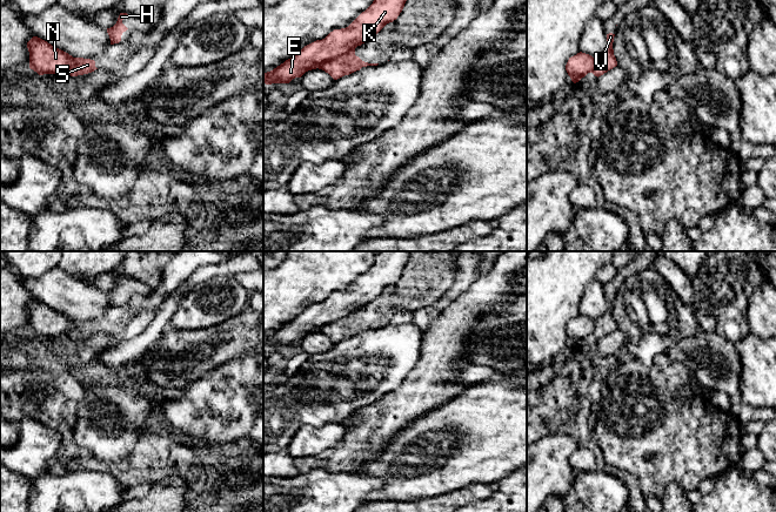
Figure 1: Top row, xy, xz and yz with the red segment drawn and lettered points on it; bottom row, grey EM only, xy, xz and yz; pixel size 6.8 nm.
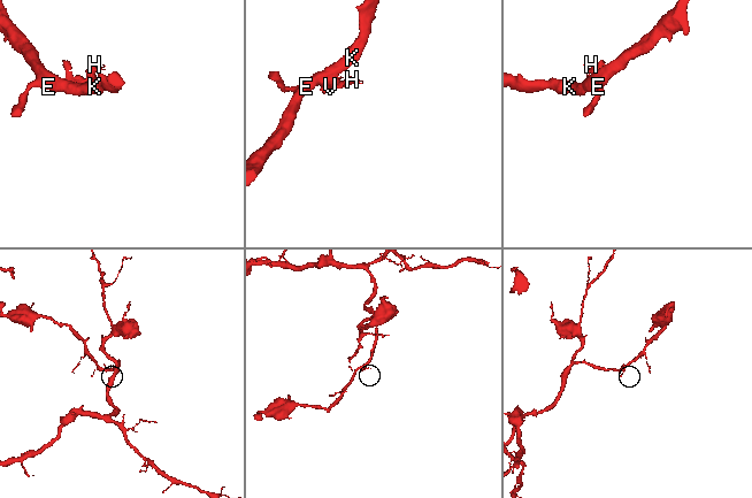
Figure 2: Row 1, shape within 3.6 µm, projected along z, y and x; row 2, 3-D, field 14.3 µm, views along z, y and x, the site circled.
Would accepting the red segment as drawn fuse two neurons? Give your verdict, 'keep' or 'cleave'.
cleave

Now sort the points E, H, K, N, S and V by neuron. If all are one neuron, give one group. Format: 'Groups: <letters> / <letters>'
Groups: E K N / H S V

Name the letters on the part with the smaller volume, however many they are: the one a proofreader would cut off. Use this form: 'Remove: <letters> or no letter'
Remove: H, S, V

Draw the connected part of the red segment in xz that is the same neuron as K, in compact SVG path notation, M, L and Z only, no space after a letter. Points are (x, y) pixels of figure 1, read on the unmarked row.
M379 251L373 267L348 290L334 292L325 302L305 309L293 321L263 336L263 346L289 346L323 325L342 319L376 298L387 287L397 282L410 251Z

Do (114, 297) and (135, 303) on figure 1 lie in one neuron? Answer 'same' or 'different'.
different

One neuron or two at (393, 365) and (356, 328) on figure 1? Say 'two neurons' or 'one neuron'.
two neurons

